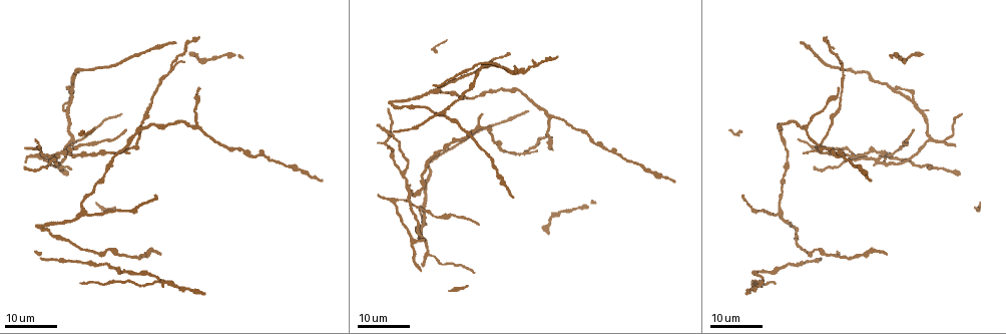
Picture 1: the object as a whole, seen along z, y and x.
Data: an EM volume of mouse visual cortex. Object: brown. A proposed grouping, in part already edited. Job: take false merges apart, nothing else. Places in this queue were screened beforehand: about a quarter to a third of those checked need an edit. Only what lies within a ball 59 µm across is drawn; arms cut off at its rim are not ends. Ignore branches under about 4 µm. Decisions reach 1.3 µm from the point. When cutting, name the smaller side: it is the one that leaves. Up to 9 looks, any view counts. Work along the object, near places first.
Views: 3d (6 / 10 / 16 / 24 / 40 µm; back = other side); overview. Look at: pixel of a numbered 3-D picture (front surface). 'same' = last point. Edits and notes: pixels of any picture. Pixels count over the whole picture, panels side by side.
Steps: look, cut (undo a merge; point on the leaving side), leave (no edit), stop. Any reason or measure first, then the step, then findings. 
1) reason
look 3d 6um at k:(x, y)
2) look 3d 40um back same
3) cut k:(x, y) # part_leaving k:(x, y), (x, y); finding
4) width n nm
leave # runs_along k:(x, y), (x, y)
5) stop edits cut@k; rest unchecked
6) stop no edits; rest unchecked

two arms in line, one across
look 3d 24um at 1:(447, 117)

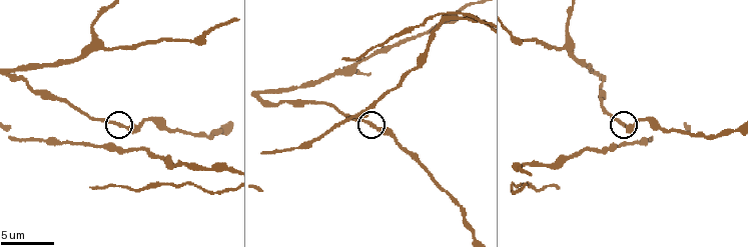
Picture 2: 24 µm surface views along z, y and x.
zoom in
look 3d 6um at 2:(623, 126)

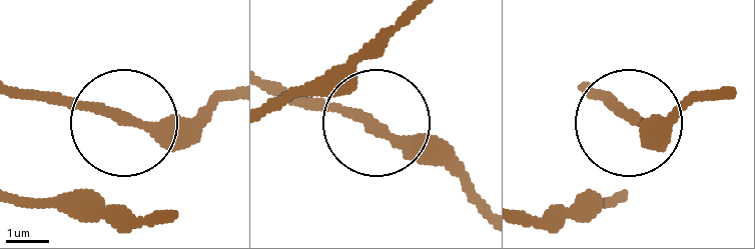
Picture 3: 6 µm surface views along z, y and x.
width 190 nm
leave # one cell here

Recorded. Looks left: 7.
three arms meet
look 3d 16um at 1:(815, 152)

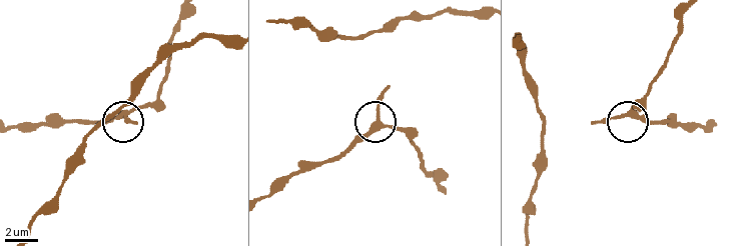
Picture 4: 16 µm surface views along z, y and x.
look 3d 10um at 4:(377, 117)

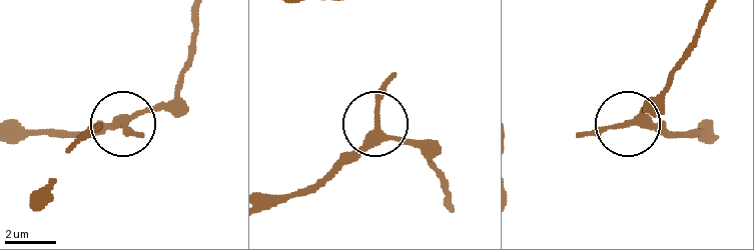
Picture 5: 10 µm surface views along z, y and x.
from behind
look 3d 10um back at 5:(378, 126)

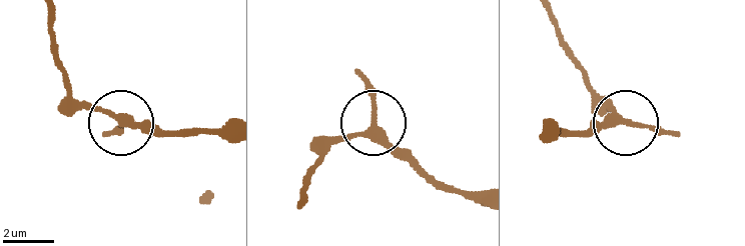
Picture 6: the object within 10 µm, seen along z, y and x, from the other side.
leave # runs_along 6:(375, 121), (359, 70); continuous, no second cell

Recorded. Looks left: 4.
thin arm on a thick one
look 3d 16um at 1:(197, 127)

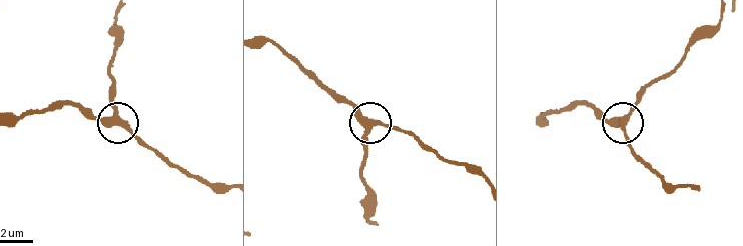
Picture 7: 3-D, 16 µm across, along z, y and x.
look 3d 10um at 7:(120, 120)

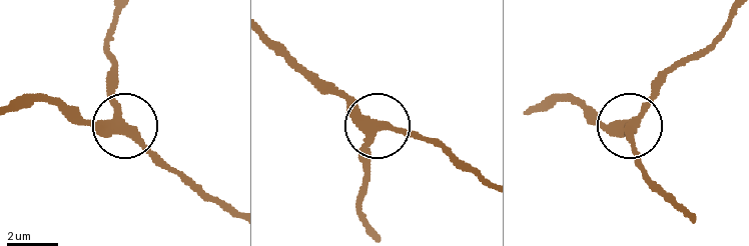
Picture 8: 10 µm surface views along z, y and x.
arms 3
leave # all the same cell

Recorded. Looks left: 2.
three arms meet
look 3d 6um at 2:(94, 46)

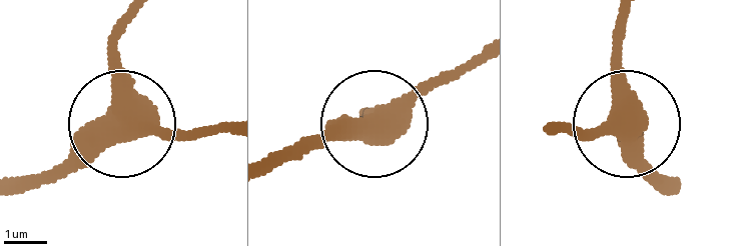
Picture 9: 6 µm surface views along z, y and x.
look 3d 6um back at 9:(376, 128)

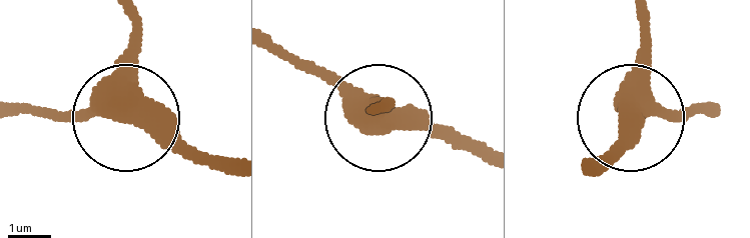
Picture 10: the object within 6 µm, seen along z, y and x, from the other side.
side_arm 18 um
leave # one cell here

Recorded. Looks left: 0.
stop no edits; rest unchecked

